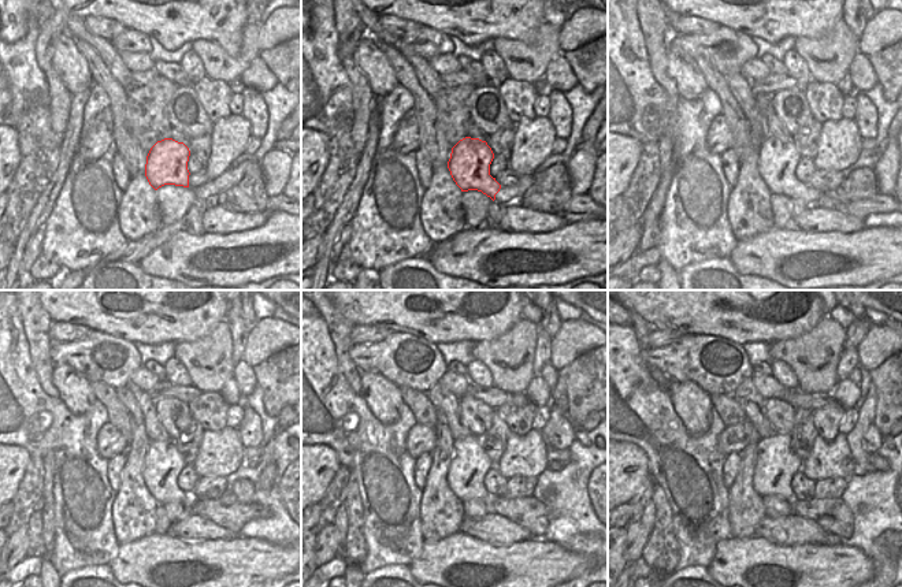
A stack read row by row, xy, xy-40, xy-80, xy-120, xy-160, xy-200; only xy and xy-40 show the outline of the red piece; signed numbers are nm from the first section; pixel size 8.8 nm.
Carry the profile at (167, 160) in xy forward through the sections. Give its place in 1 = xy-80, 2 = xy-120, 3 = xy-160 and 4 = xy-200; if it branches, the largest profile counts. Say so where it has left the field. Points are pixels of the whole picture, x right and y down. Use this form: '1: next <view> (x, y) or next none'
1: next xy-80 (778, 158)
2: next xy-120 (163, 463)
3: next xy-160 (466, 475)
4: next xy-200 (776, 463)

